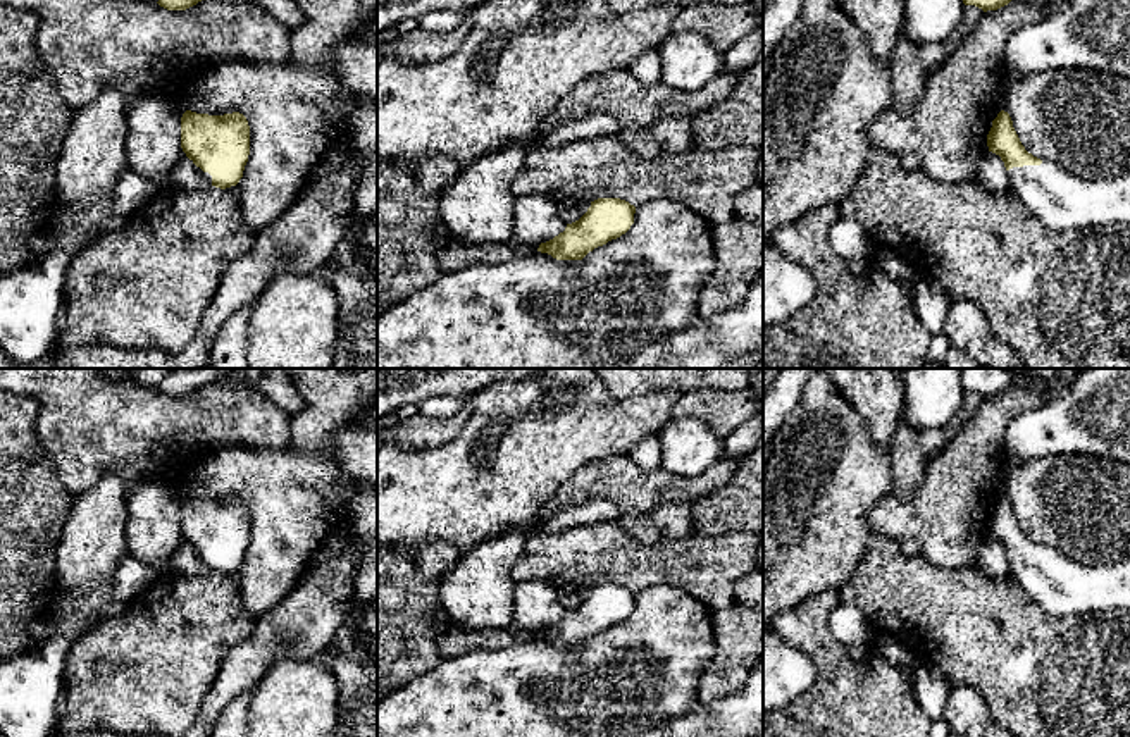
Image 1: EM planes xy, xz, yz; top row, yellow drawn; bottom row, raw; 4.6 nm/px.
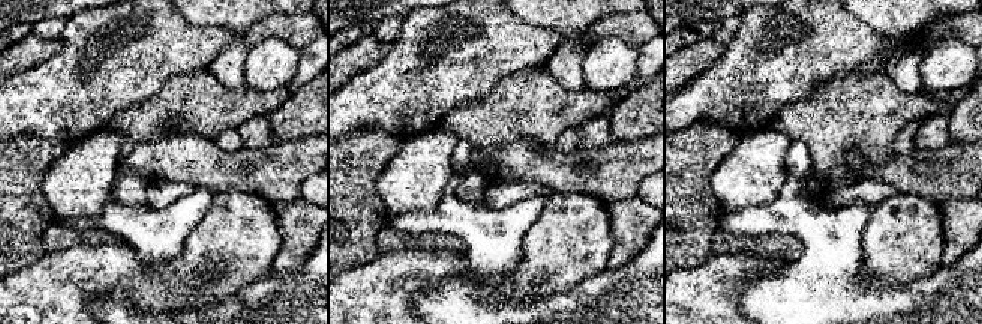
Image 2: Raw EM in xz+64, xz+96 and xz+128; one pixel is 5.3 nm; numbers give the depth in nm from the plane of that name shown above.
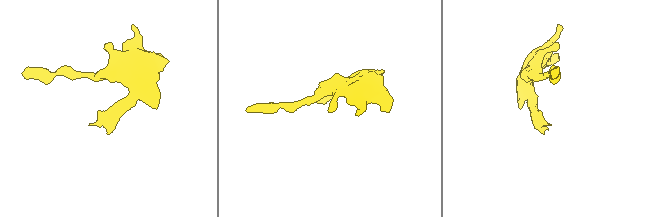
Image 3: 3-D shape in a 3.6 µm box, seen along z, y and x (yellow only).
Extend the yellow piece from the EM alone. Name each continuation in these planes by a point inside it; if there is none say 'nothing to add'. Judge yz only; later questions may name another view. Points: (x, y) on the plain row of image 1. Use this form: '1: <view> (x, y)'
1: yz (1060, 586)

